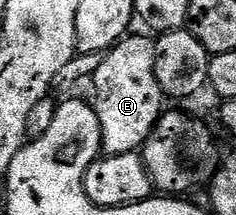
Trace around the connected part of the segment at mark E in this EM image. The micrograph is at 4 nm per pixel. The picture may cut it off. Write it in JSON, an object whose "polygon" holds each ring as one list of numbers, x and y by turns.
{"polygon":[[126,36,105,54,103,64,93,74,91,87,97,99,92,99,91,105,99,116,99,128,101,129,101,149,106,155,111,154,132,154,140,151,145,141,151,136,155,124,160,120,163,113,161,101,161,85,155,76,155,52,153,51,154,39,133,38]]}

